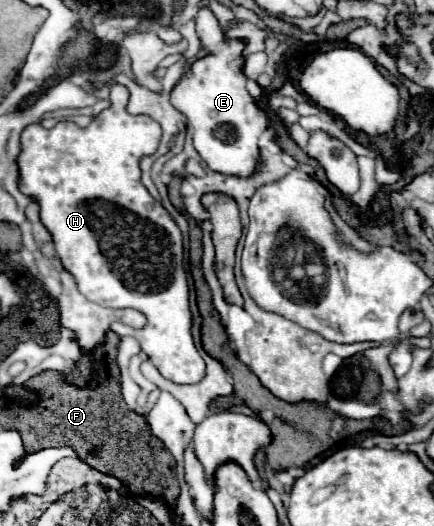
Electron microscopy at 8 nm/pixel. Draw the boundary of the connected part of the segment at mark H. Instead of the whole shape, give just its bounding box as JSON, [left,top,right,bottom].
[16,84,204,384]

